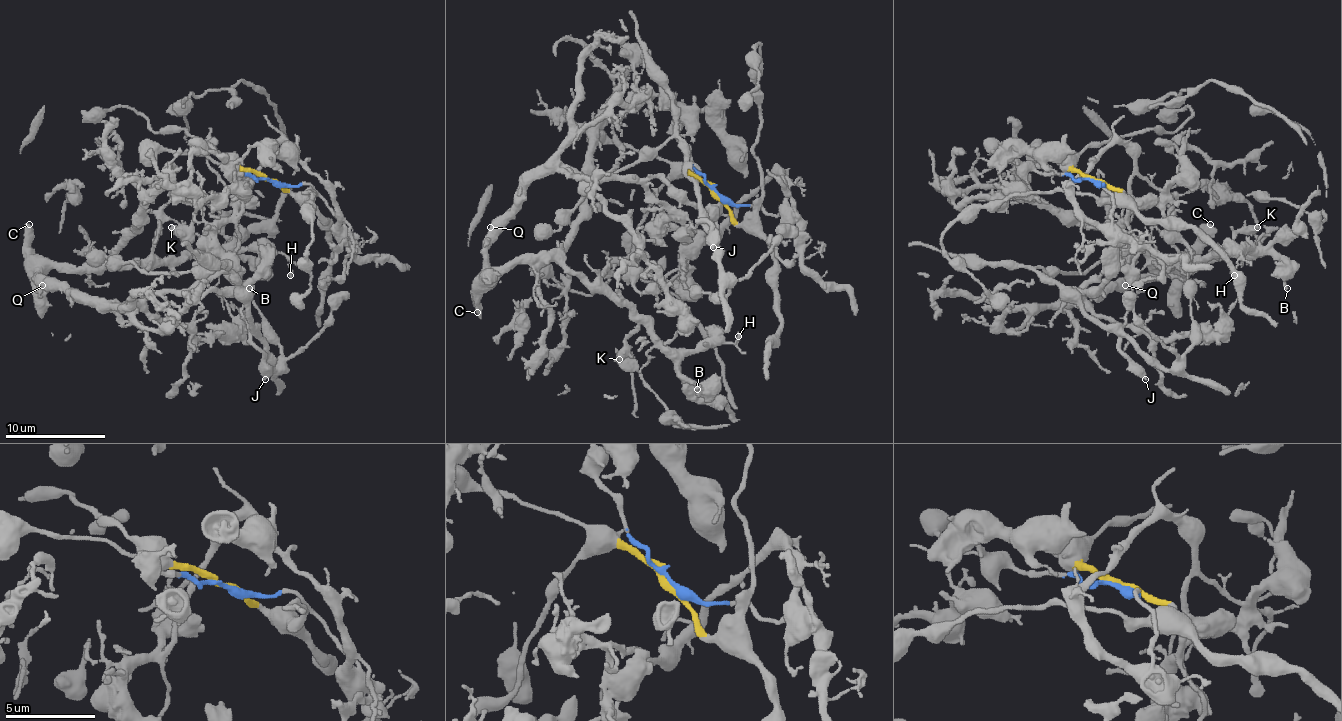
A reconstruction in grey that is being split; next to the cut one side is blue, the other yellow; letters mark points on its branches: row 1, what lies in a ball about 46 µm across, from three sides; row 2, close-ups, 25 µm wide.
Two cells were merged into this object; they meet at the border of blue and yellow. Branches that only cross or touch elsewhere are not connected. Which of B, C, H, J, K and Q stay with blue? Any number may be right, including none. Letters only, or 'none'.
B, C, H, J, K, Q

